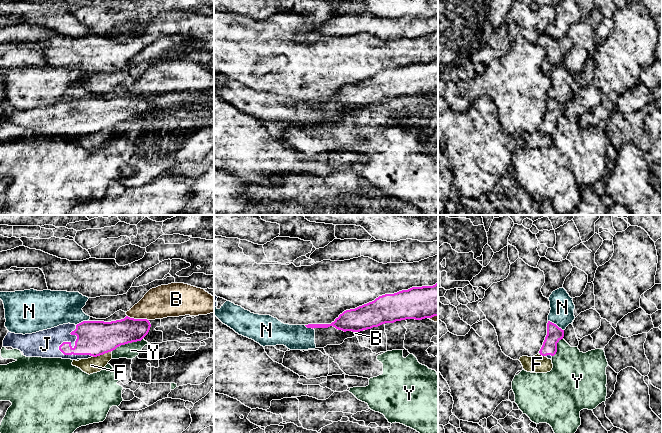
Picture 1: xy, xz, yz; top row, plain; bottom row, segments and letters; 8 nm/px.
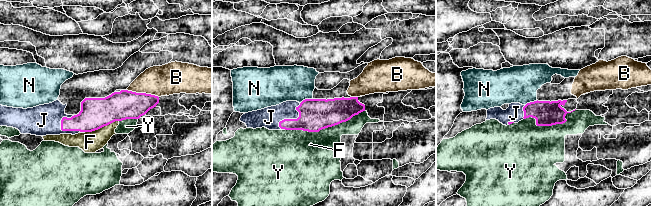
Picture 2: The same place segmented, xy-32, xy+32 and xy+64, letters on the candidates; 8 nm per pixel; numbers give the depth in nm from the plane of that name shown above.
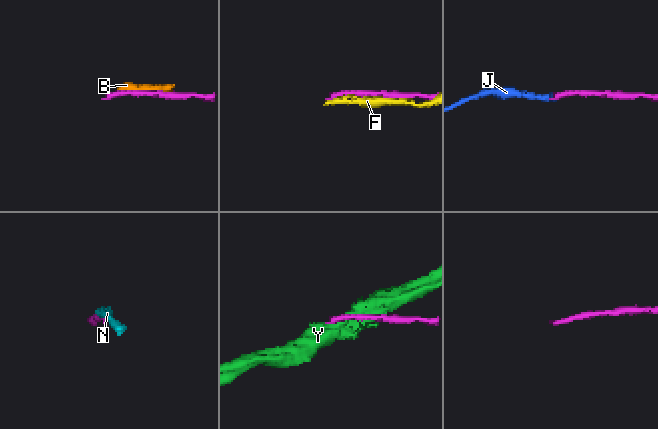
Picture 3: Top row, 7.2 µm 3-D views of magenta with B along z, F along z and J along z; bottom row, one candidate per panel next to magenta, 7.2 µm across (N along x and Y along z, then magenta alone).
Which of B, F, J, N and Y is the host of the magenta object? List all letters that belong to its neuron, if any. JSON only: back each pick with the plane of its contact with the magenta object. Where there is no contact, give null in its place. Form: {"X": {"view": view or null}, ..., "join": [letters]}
{"J": {"view": "xy"}, "join": ["J"]}

